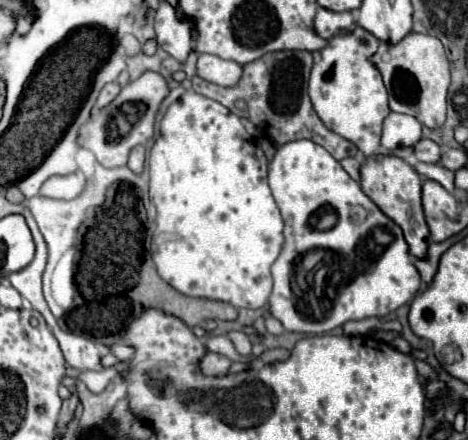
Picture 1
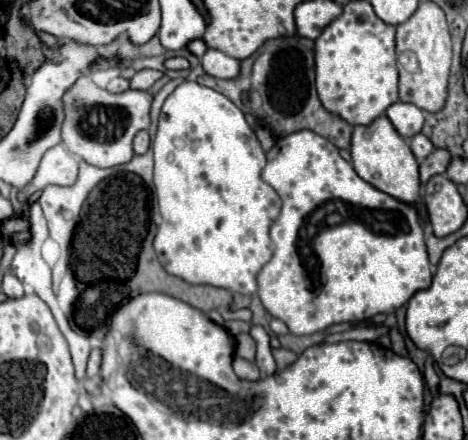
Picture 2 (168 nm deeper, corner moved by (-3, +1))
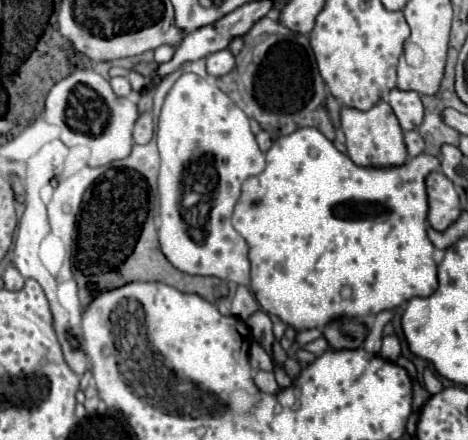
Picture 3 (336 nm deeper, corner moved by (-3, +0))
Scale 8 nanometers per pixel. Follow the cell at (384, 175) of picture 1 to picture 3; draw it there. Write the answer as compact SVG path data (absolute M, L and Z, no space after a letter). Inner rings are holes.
M378 102L368 112L344 108L342 110L342 130L346 136L348 156L356 166L364 168L394 168L402 166L408 160L408 152L404 146L404 132L392 114L392 108L386 102Z

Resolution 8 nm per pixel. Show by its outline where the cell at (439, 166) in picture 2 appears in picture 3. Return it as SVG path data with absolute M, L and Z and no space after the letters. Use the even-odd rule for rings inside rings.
M300 128L288 136L278 138L272 148L266 152L266 168L262 174L252 176L244 182L242 186L242 198L236 204L234 210L234 228L244 236L244 240L250 244L250 264L252 264L252 282L250 282L250 290L256 296L260 308L266 314L274 314L278 316L284 324L292 326L296 332L302 330L310 330L310 328L318 328L324 330L324 326L340 316L350 316L350 318L366 318L366 316L374 316L382 310L388 308L396 308L404 302L408 302L414 296L430 296L436 286L436 262L432 260L432 242L428 240L427 230L429 224L427 221L428 200L426 194L426 176L432 170L440 170L440 160L436 156L430 154L418 154L416 158L410 158L404 166L398 168L362 168L356 166L346 154L338 152L334 148L334 144L320 134L316 128ZM348 286L352 290L350 298L342 298L342 288Z

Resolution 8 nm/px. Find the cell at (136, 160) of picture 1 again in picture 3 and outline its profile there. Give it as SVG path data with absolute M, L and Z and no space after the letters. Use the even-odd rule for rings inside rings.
M146 112L138 118L136 126L134 126L134 142L136 144L148 144L154 132L154 124L152 124L152 116Z

